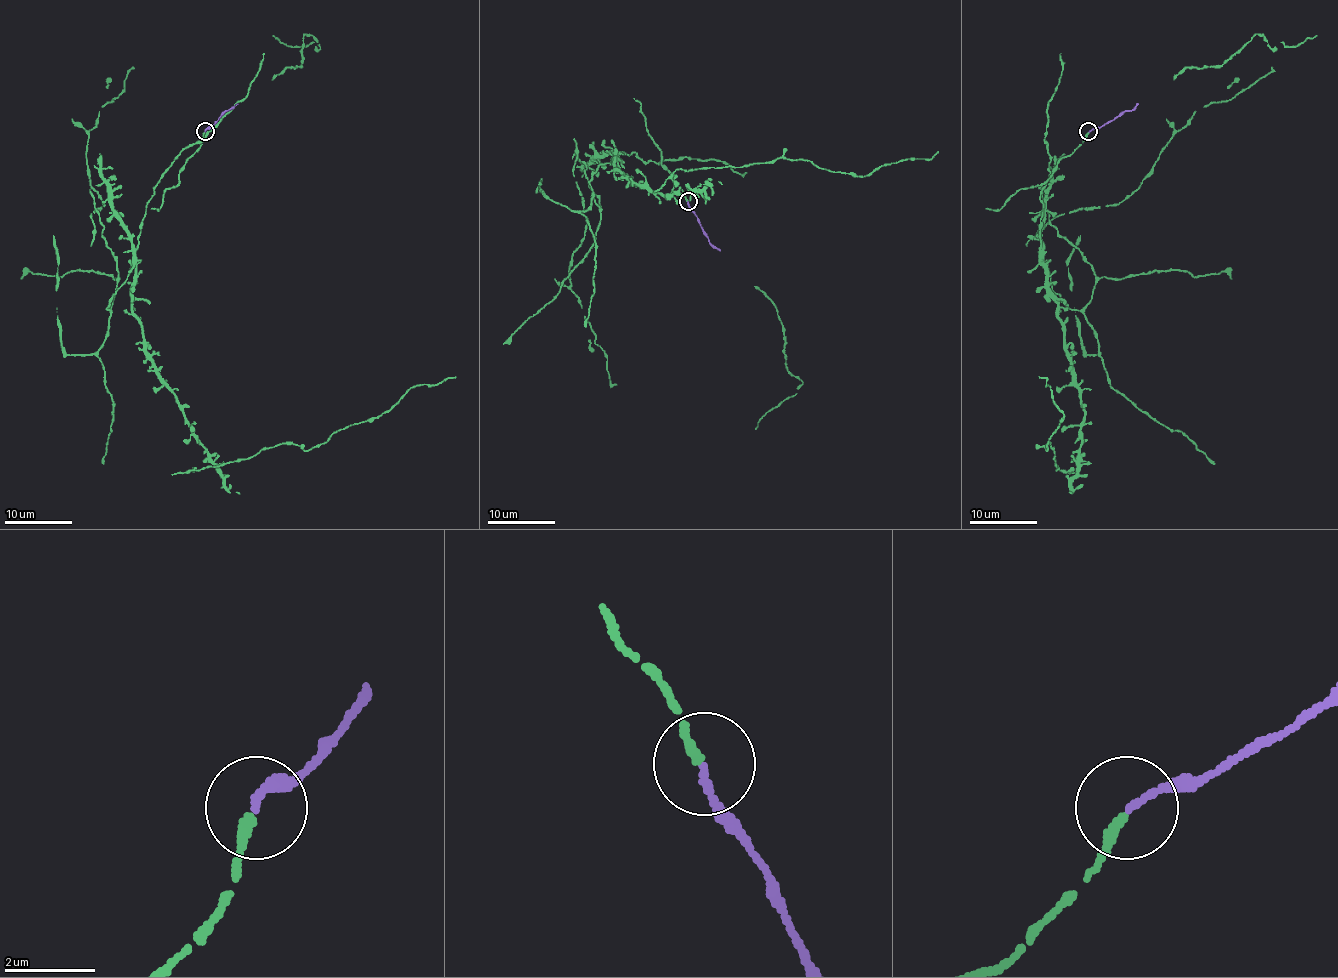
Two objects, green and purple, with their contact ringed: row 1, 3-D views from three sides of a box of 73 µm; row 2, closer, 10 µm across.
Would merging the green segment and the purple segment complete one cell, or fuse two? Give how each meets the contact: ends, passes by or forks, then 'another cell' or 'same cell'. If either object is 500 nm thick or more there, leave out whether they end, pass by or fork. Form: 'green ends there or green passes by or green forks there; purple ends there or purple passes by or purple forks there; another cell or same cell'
green ends there; purple ends there; same cell

